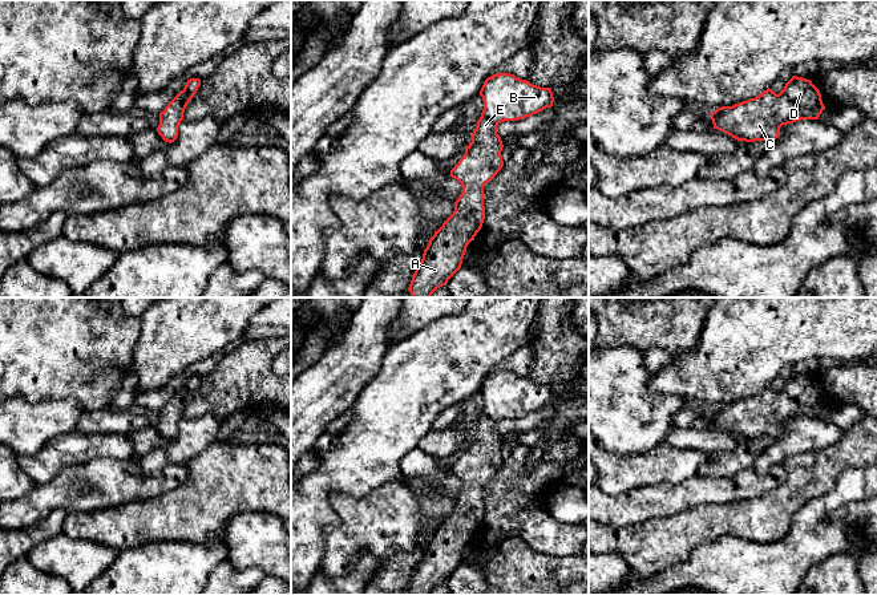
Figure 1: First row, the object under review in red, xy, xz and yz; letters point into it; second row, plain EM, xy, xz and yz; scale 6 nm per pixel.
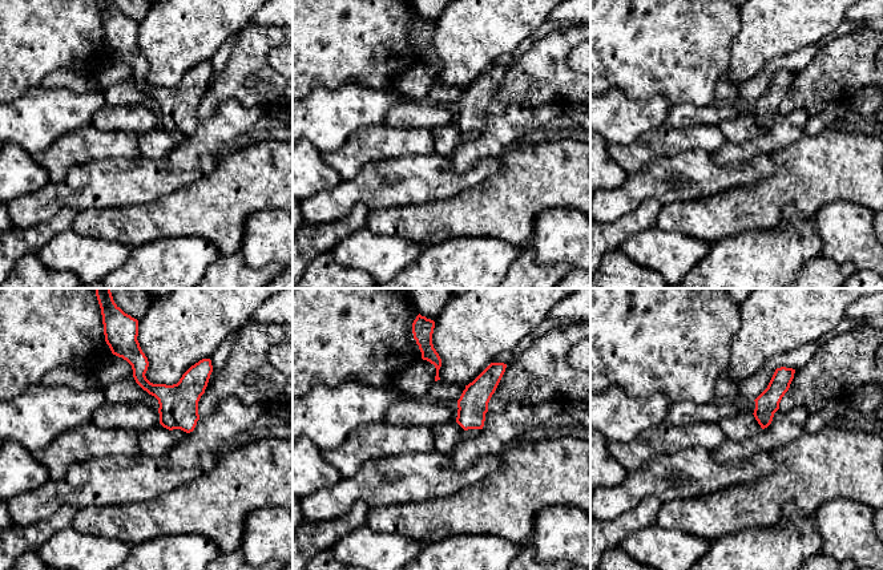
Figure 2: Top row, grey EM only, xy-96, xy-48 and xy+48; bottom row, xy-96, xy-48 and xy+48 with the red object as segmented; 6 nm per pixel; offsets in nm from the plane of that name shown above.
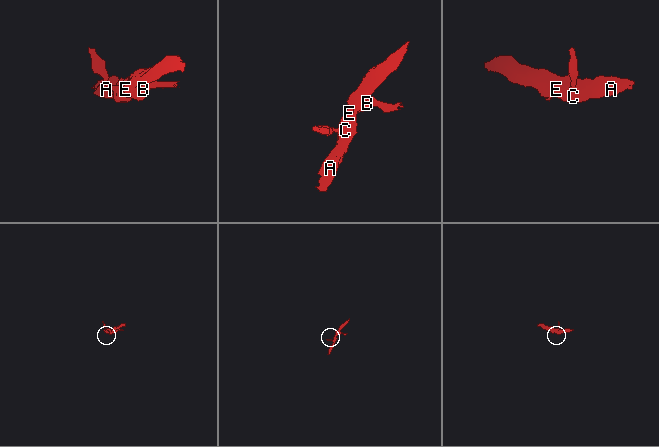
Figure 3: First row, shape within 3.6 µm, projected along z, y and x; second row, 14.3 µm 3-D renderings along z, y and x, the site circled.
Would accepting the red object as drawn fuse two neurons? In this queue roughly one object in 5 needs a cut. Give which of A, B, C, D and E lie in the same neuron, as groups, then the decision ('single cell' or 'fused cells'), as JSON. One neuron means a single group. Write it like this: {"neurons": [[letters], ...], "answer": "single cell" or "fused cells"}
{"neurons": [["A", "B", "C", "D", "E"]], "answer": "single cell"}

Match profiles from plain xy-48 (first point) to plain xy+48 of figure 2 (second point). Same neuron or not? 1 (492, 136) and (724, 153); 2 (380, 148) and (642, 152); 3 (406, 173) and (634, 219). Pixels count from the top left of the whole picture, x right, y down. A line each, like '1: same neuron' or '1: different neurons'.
1: same neuron
2: same neuron
3: different neurons

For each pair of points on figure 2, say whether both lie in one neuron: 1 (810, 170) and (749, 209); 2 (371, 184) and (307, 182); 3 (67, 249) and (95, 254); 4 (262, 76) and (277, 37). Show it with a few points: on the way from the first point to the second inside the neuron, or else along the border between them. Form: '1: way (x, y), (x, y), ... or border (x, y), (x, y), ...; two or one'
1: way (795, 181), (763, 202); one
2: border (342, 180), (334, 186), (310, 197); two
3: way (73, 253), (88, 253); one
4: way (262, 67), (262, 51), (267, 45); one

